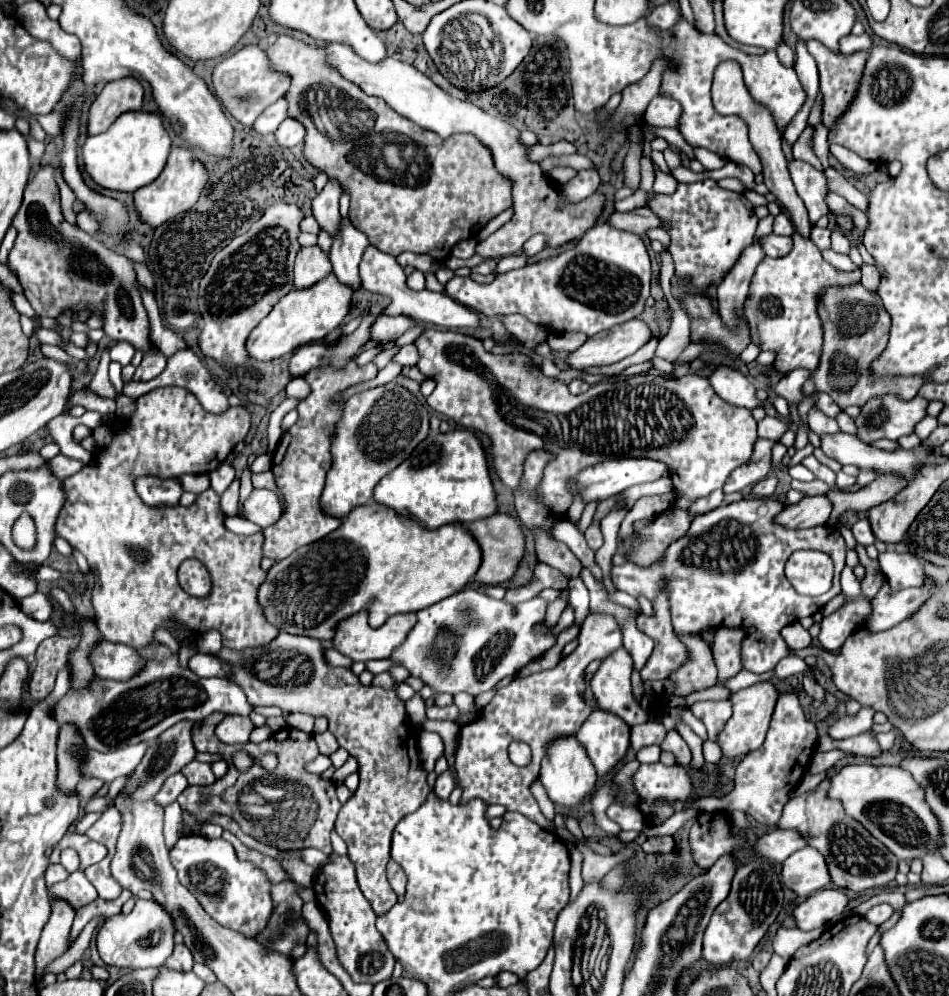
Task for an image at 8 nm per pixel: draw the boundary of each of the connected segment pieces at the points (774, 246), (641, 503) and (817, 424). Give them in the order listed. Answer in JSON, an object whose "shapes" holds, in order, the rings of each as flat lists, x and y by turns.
{"shapes":[[[776,233,760,237,760,247,764,249,764,253,768,257,782,257,782,255,786,255,790,251,790,245,792,245,790,237,782,237,782,235,776,235]],[[672,493,638,499,636,505,632,507,632,511,630,511,630,513,624,517,624,521,622,521,622,527,620,527,620,531,618,531,618,533,620,533,620,535,618,535,618,541,620,541,620,539,628,539,628,535,632,533,632,531,628,531,628,527,630,527,636,519,640,519,640,517,650,517,650,515,658,515,658,513,666,511,672,503,674,503]],[[810,409,808,413,808,423,810,423,810,429,816,433,816,435,836,435,840,433,840,427,834,419,822,415,820,411,816,409]]]}

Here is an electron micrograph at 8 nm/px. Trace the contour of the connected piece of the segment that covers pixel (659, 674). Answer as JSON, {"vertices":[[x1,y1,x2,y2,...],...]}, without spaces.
{"vertices":[[658,595,652,605,656,617,646,617,646,615,638,617,638,629,642,629,656,643,640,675,642,679,666,679,688,661,690,653,686,645,672,631,666,595]]}

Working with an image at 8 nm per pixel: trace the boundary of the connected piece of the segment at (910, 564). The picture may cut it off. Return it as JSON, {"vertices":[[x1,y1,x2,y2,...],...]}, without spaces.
{"vertices":[[884,551,878,555,879,565,892,589,918,587,924,581,924,569,915,555]]}

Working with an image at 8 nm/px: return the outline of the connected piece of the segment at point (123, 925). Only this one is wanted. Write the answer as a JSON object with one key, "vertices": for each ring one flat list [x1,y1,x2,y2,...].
{"vertices":[[138,899,132,913,114,915,106,919,98,933,98,951,106,965,116,965,124,969,144,969,160,967,174,951,176,925,172,915,156,899]]}

